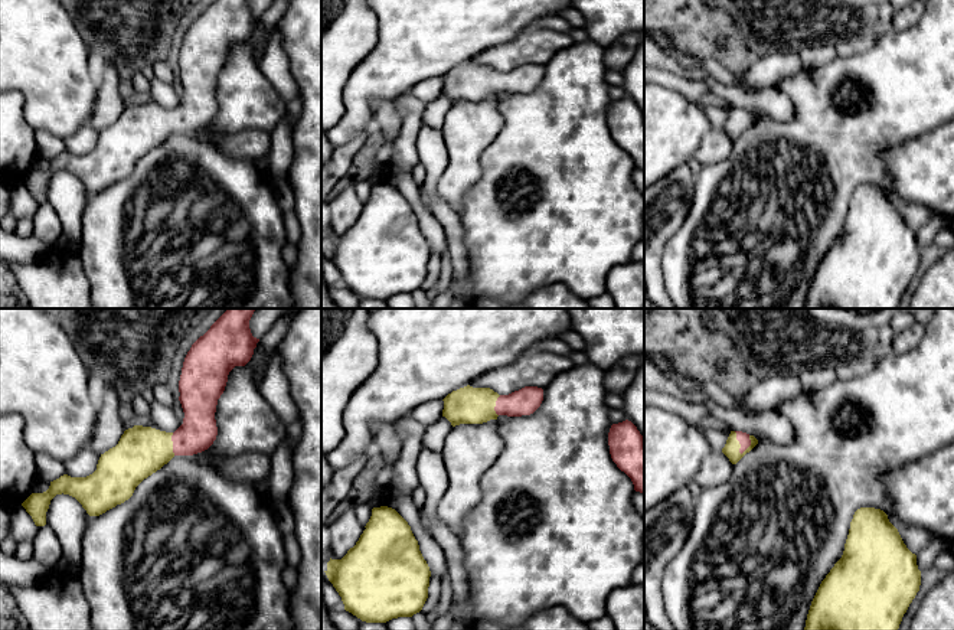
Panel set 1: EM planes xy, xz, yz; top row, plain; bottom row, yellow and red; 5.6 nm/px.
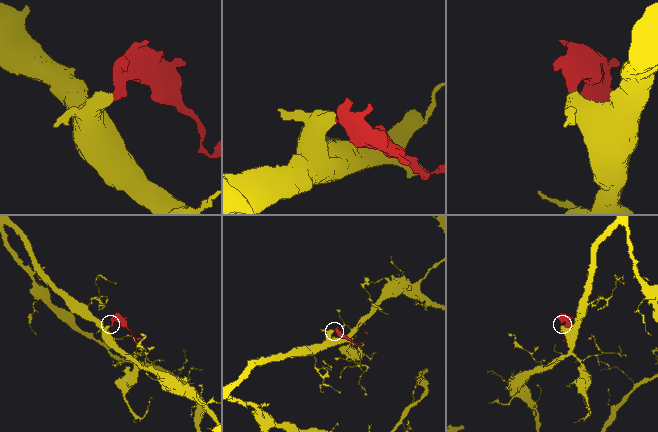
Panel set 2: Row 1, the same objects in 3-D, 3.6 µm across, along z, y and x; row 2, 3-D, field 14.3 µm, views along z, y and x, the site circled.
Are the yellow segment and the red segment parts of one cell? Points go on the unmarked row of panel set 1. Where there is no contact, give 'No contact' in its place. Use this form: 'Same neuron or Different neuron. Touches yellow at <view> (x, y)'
Same neuron. Touches yellow at yz (738, 120)

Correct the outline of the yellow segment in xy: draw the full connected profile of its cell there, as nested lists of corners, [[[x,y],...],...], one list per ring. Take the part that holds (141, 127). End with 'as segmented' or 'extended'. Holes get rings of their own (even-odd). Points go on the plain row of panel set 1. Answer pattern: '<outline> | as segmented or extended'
[[[213,0],[192,22],[183,39],[179,58],[179,78],[184,89],[183,101],[174,110],[134,102],[124,108],[115,124],[101,131],[92,151],[86,154],[63,151],[50,159],[46,169],[32,170],[22,183],[32,193],[35,202],[46,202],[46,189],[56,172],[69,172],[82,182],[89,193],[99,193],[128,177],[144,156],[160,147],[174,133],[193,133],[208,127],[218,112],[215,89],[228,52],[235,43],[245,43],[251,37],[258,19],[259,16],[251,10],[249,0]]] | extended

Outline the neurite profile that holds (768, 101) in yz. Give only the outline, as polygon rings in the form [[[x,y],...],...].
[[[739,82],[718,85],[716,94],[731,108],[742,108],[757,117],[768,117],[777,123],[788,123],[795,117],[791,98],[772,85],[757,92],[748,92]]]

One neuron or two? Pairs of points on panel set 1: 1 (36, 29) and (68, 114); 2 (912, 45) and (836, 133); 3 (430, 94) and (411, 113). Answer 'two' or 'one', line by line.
1: one
2: one
3: two

